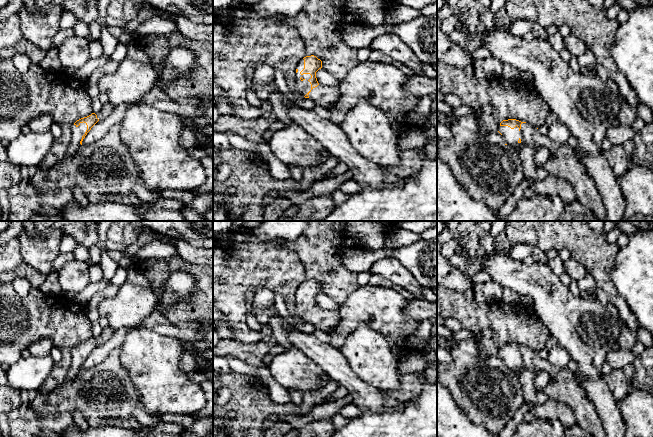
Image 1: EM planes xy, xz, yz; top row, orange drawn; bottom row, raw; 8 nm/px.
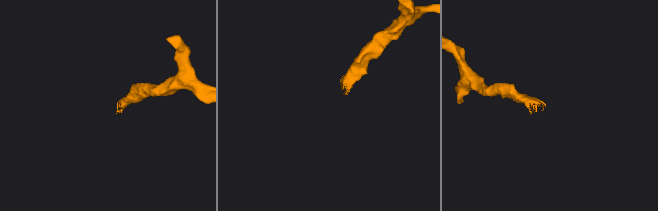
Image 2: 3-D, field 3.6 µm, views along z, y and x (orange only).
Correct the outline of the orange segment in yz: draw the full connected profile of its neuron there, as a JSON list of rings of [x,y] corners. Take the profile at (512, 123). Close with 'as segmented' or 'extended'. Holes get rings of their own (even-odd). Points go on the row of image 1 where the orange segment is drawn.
[[[516,119],[503,120],[498,132],[505,138],[505,145],[511,145],[518,151],[526,144],[532,145],[535,151],[539,147],[546,147],[550,156],[542,167],[549,174],[568,181],[575,190],[576,200],[591,209],[600,221],[605,221],[606,212],[599,192],[575,149],[567,144],[558,145],[552,142],[538,128]]] | extended

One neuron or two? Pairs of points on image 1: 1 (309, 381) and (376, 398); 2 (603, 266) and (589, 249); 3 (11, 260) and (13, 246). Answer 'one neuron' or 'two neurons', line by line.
1: two neurons
2: one neuron
3: one neuron

